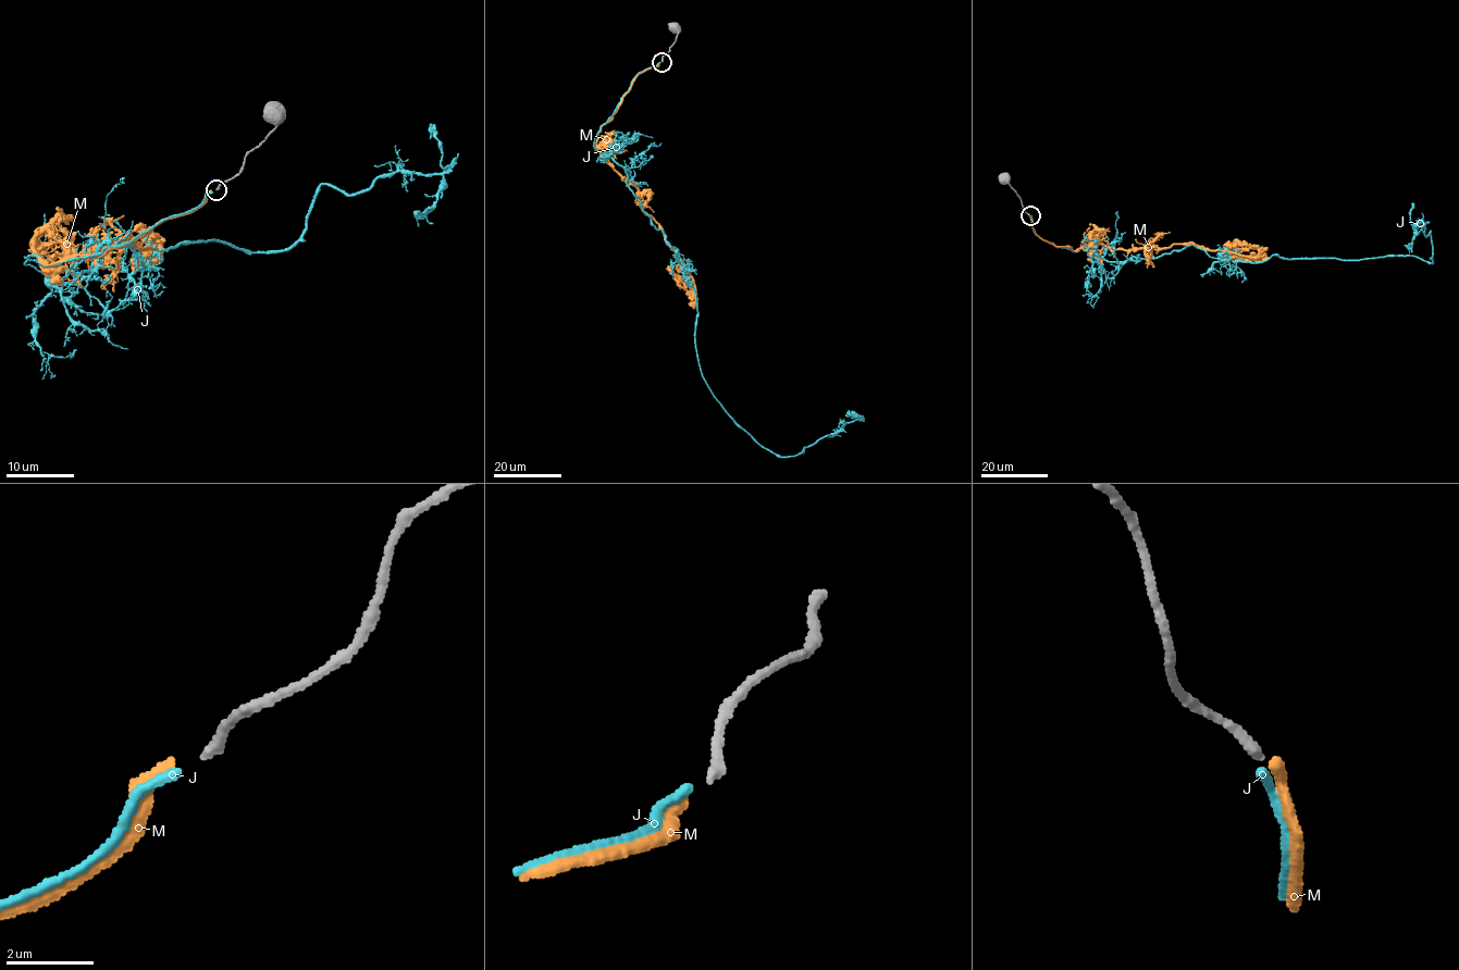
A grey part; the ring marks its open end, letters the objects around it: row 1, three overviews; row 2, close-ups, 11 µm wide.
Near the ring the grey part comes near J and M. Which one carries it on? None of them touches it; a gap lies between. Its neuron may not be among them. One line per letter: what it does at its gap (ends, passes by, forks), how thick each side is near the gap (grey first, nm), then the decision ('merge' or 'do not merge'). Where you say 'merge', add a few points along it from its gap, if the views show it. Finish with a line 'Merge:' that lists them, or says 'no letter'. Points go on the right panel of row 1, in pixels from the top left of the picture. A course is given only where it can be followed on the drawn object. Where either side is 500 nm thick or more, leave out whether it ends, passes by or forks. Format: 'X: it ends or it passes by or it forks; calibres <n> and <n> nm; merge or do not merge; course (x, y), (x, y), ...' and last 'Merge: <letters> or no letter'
J: it ends; calibres 240 and 200 nm; merge; course (1029, 216), (1040, 238), (1108, 261), (1188, 245), (1248, 262), (1434, 263), (1424, 226), (1409, 252)
M: it ends; calibres 240 and 280 nm; do not merge
Merge: J

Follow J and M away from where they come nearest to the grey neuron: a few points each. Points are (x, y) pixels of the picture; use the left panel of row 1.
J: (212, 191), (25, 262), (281, 251), (322, 185), (397, 172), (442, 176), (419, 226)
M: (211, 190), (101, 255), (49, 263), (34, 248), (85, 257), (126, 235), (159, 257), (131, 244), (116, 260)

